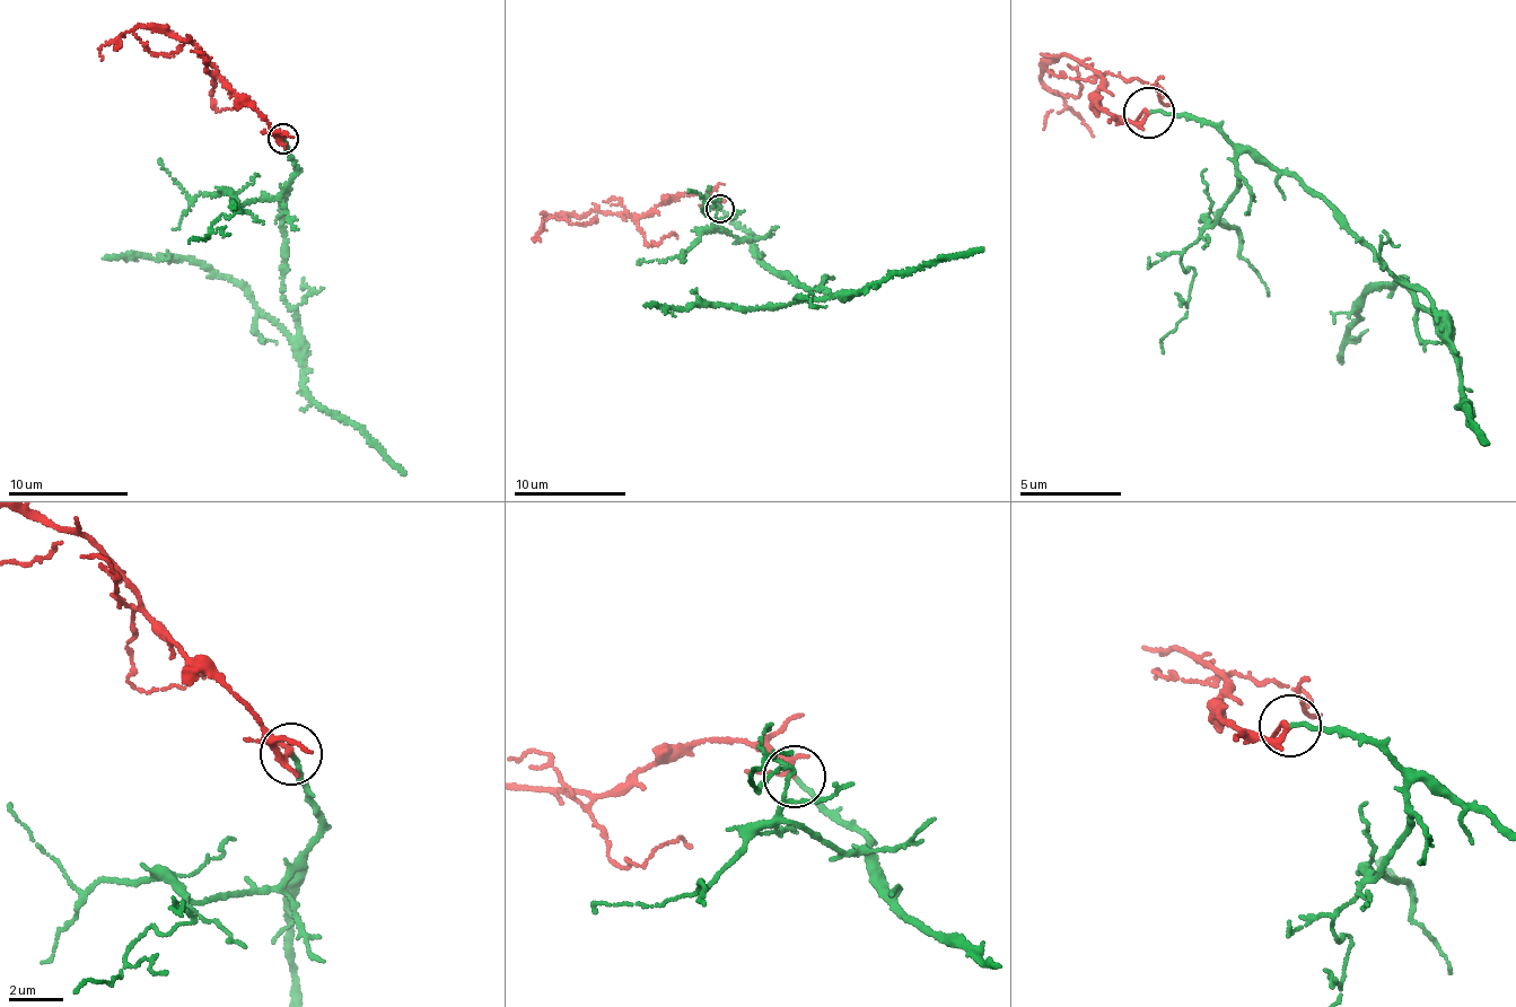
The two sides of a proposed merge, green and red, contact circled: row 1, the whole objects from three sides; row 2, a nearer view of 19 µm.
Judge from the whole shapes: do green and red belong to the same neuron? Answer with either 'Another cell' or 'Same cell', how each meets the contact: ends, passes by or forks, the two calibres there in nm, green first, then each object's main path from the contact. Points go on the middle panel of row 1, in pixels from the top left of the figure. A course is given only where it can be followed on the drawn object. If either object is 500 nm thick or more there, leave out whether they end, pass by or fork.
Same cell. At the ring green ends. At the ring red forks. Thickness 160 nm (green) against 150 nm. Course of green: (720, 208), (751, 233), (755, 256), (800, 285), (835, 296), (769, 307), (643, 305). Course of red: (720, 208), (694, 194), (668, 199), (649, 213), (592, 209), (584, 216), (550, 216), (586, 226), (596, 216)

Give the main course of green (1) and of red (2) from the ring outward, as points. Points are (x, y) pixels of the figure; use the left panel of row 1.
1: (283, 139), (296, 173), (282, 196), (281, 287), (294, 338), (239, 286), (209, 269), (167, 256), (103, 257)
2: (283, 139), (277, 139), (194, 44), (149, 28), (134, 31), (149, 52), (163, 54), (184, 44)

